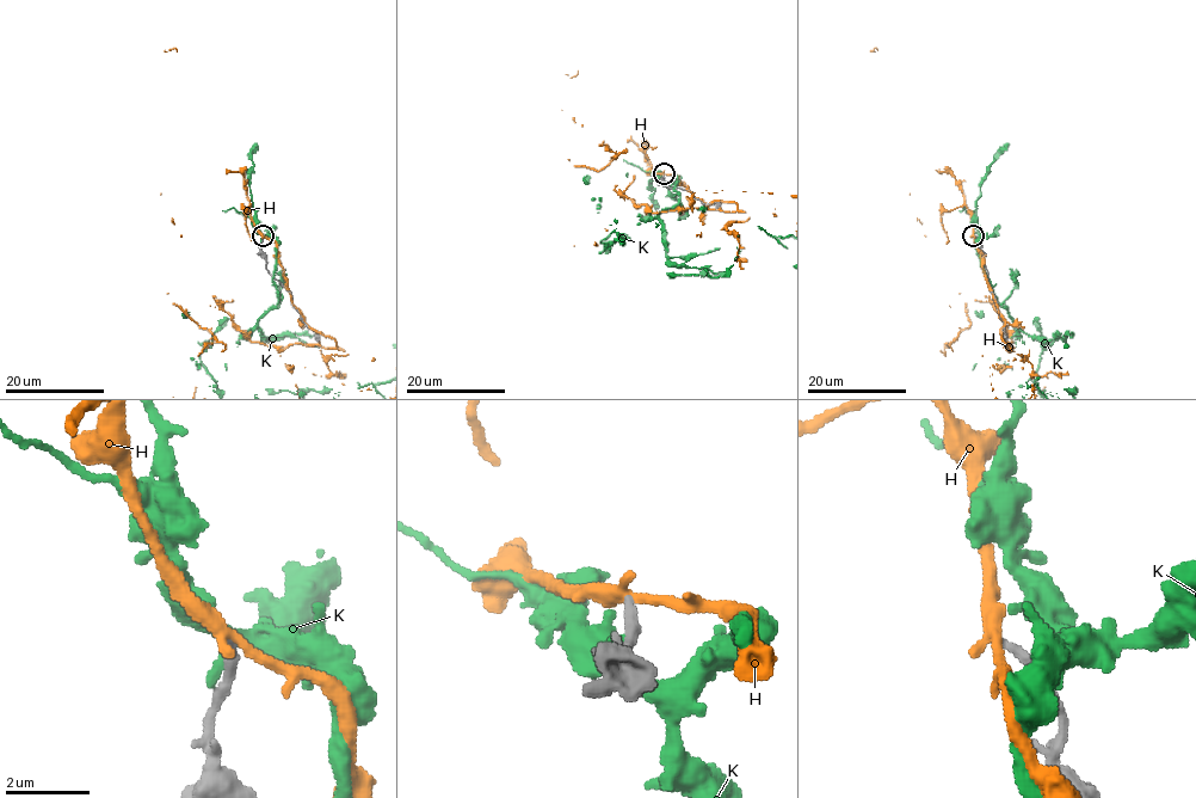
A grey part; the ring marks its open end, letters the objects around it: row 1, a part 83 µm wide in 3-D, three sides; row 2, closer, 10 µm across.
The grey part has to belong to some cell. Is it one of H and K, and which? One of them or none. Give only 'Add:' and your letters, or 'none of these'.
Add: none of these

